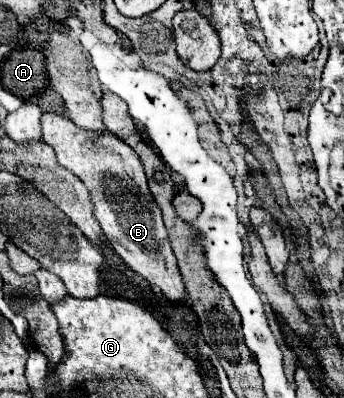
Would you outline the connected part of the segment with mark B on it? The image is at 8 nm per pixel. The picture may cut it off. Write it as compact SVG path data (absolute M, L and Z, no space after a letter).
M42 114L42 140L56 152L58 162L76 174L88 188L94 216L100 222L110 248L150 284L158 286L166 298L178 302L184 298L184 282L168 242L162 212L148 188L148 180L138 154L110 132L96 134L78 128L70 118L58 114Z

